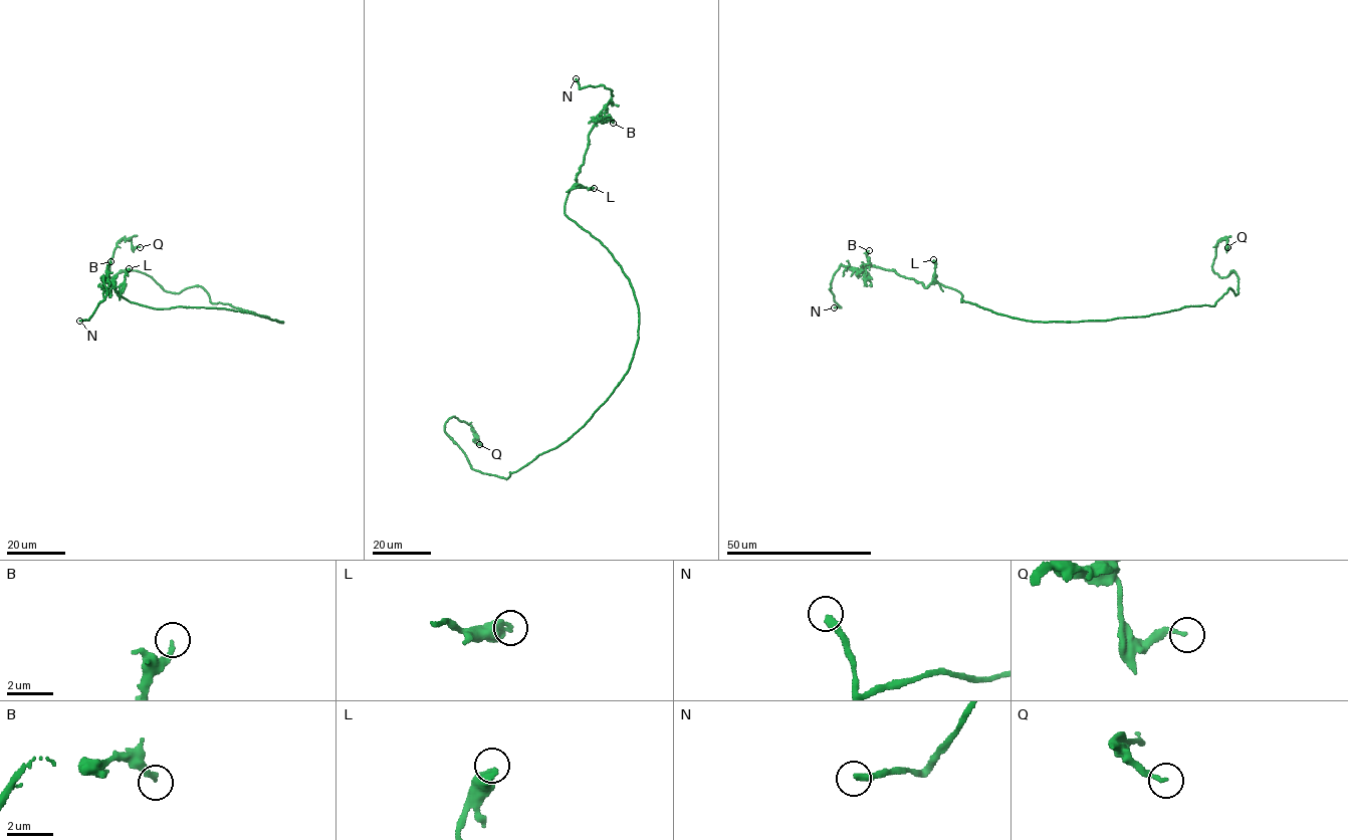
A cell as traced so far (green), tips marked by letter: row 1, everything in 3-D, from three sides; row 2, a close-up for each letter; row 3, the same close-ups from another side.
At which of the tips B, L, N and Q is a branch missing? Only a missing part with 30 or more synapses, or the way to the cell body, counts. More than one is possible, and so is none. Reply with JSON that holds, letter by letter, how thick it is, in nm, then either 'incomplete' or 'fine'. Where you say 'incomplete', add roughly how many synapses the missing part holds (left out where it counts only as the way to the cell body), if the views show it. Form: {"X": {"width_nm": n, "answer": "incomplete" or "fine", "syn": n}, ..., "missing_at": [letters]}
{"B": {"width_nm": 220, "answer": "fine"}, "L": {"width_nm": 480, "answer": "fine"}, "N": {"width_nm": 300, "answer": "incomplete"}, "Q": {"width_nm": 170, "answer": "fine"}, "missing_at": ["N"]}

